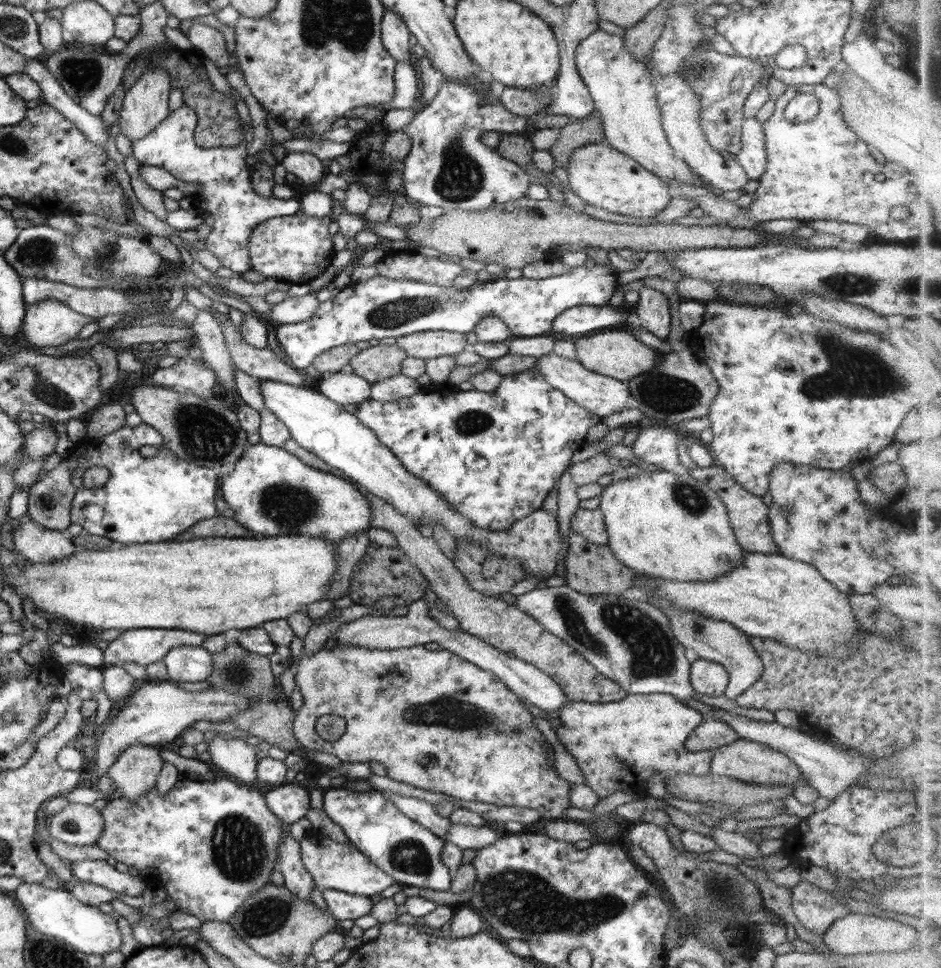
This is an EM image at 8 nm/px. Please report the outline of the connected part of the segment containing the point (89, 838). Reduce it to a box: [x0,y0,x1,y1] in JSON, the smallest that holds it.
[49,803,106,846]

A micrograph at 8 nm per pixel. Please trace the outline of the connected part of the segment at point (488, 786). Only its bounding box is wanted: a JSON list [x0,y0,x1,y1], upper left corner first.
[293,645,572,819]

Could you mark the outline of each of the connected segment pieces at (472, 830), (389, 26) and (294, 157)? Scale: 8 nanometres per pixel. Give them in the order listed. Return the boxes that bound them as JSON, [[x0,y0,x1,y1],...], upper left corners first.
[[446,823,500,850],[381,9,414,64],[281,152,328,184]]

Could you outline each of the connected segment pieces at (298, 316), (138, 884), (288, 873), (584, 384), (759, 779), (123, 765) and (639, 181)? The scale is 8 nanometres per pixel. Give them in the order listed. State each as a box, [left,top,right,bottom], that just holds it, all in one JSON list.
[[262,291,319,325],[70,860,147,896],[275,823,315,900],[536,352,632,416],[710,738,804,785],[107,743,164,801],[564,144,675,218]]

